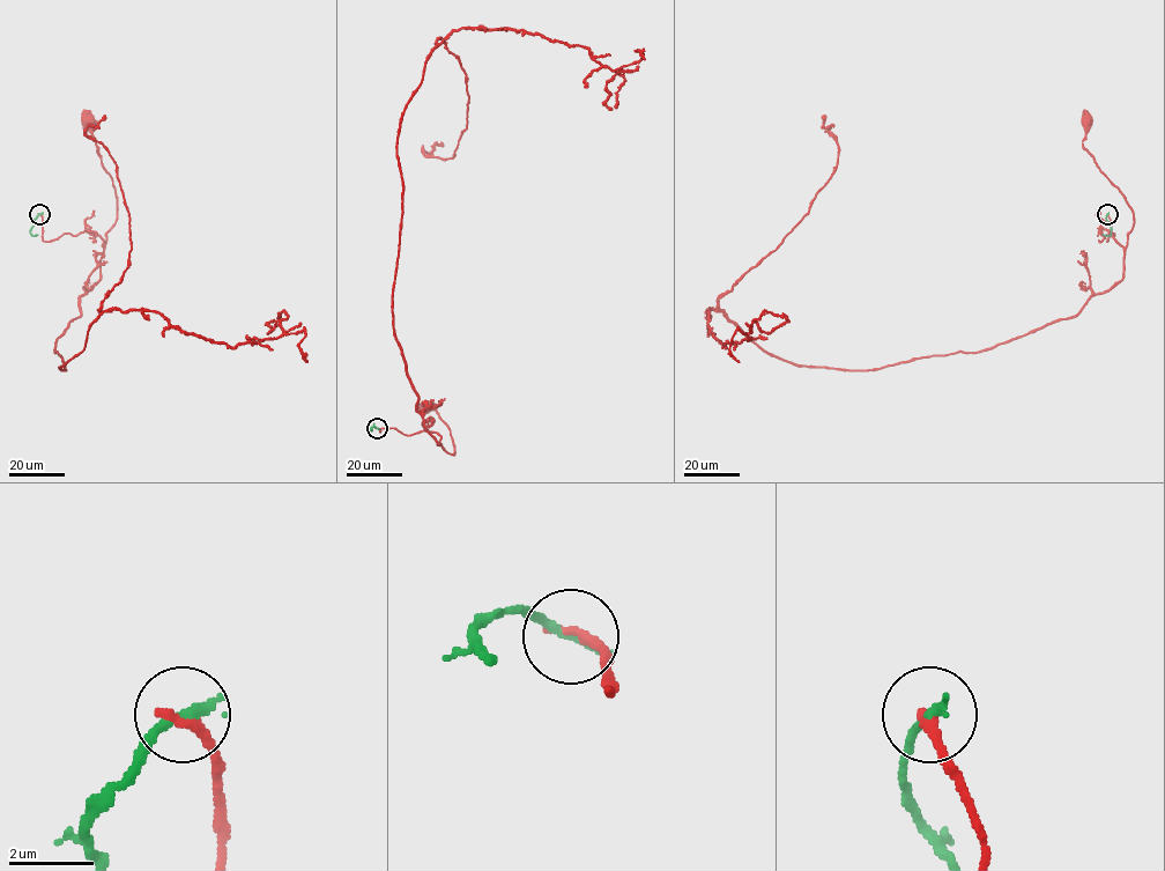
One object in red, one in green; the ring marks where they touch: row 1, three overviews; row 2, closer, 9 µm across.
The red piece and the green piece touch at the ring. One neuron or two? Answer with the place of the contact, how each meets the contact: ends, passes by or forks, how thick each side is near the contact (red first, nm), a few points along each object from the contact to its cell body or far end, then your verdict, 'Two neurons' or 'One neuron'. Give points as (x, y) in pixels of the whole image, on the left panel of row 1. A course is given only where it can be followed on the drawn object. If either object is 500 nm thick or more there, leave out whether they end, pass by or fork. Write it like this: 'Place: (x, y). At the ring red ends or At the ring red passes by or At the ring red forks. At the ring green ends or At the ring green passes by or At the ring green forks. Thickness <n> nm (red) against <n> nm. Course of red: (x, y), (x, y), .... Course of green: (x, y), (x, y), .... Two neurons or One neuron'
Place: (39, 214). At the ring red ends. At the ring green ends. Thickness 280 nm (red) against 260 nm. Course of red: (39, 214), (43, 241), (103, 241), (56, 341), (65, 370), (128, 267), (117, 167), (84, 132), (105, 115). Course of green: (39, 214), (30, 230), (32, 236), (36, 234). Two neurons

